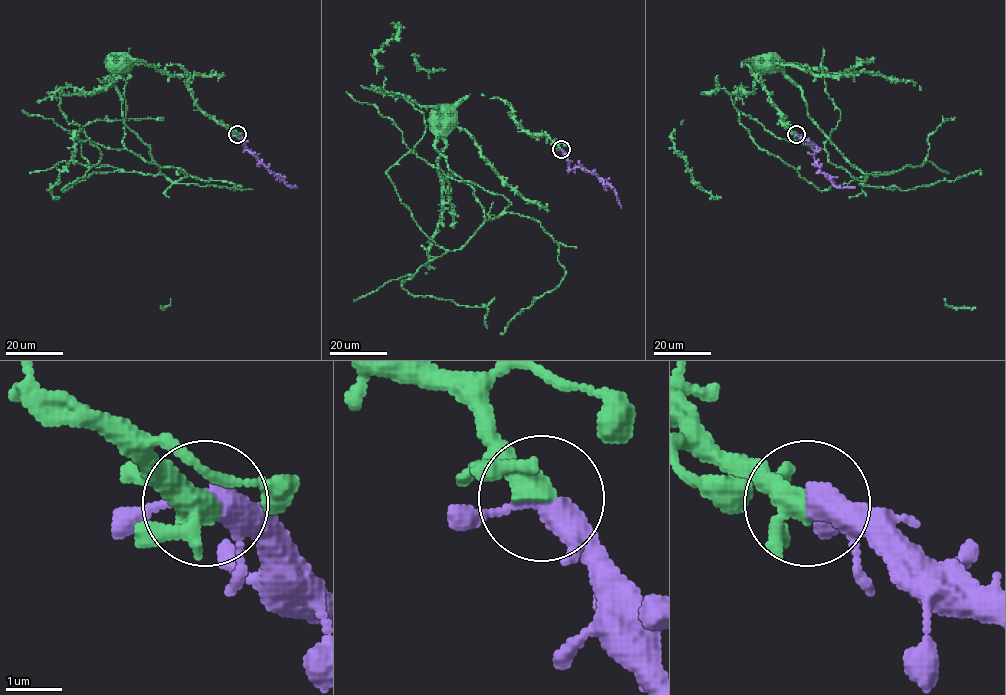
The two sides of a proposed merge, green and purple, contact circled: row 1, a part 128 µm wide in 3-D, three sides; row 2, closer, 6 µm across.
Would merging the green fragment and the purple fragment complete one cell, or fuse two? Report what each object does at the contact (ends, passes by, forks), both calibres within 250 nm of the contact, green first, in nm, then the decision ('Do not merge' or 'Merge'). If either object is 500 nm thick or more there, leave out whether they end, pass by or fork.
At the ring green passes by. At the ring purple passes by. Thickness 360 nm (green) against 360 nm. Merge

